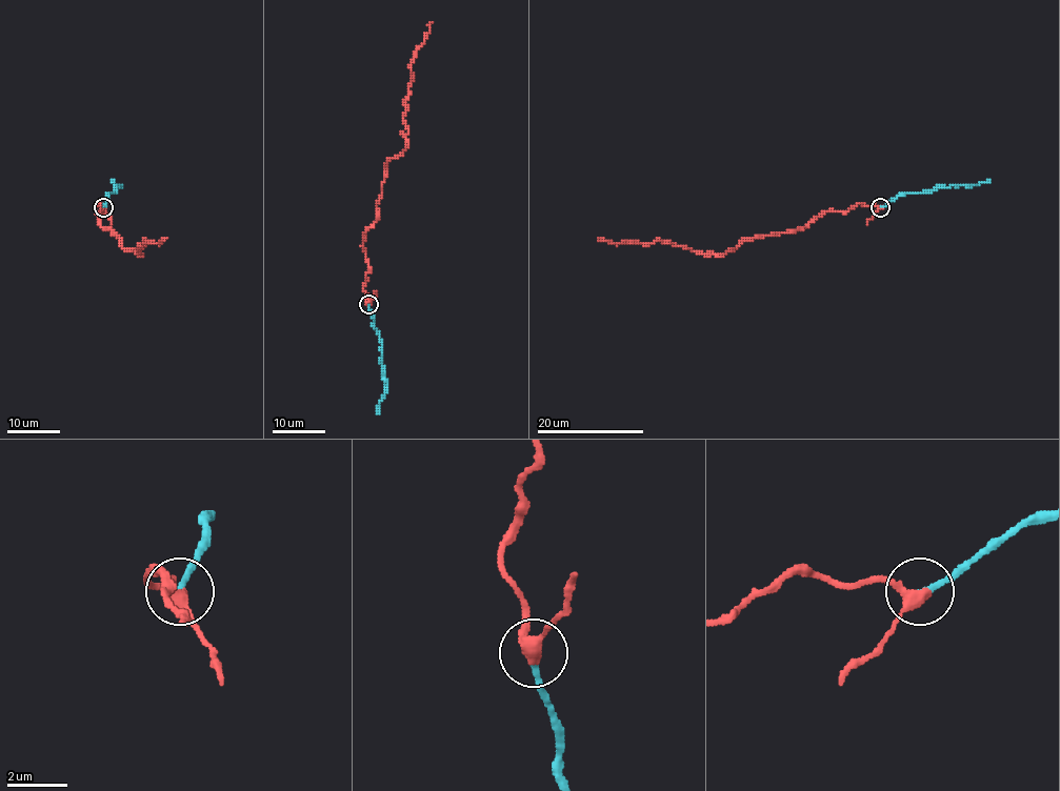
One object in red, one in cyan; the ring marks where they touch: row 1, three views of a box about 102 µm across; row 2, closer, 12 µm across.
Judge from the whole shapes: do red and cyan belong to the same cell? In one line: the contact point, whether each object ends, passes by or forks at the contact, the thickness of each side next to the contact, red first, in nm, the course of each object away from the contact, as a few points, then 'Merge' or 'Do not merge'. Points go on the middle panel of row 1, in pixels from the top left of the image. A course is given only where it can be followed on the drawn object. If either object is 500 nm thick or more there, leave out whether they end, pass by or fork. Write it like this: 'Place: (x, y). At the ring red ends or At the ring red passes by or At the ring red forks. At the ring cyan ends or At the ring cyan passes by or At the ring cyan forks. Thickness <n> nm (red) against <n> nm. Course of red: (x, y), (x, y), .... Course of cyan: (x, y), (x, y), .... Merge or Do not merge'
Place: (368, 304). At the ring red passes by. At the ring cyan ends. Thickness 400 nm (red) against 180 nm. Course of red: (370, 304), (364, 234), (377, 219), (385, 164), (406, 144), (411, 63), (432, 23). Course of cyan: (370, 304), (381, 342), (385, 394), (377, 409), (378, 414). Merge

